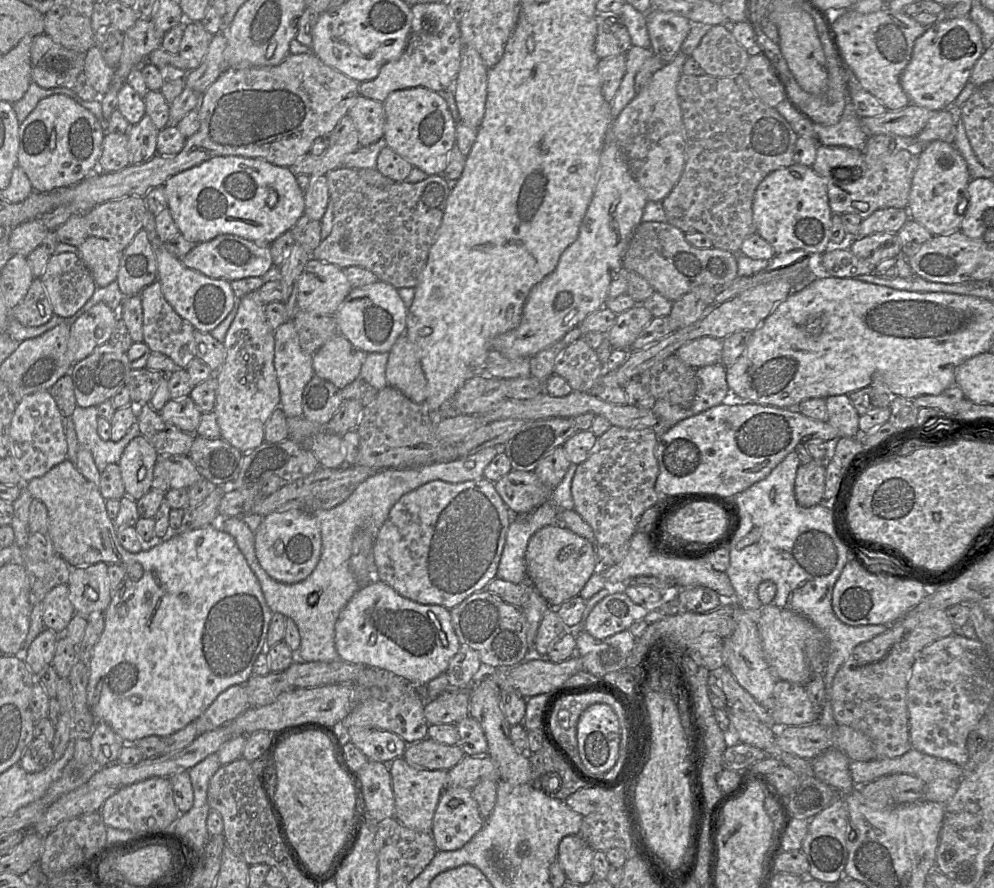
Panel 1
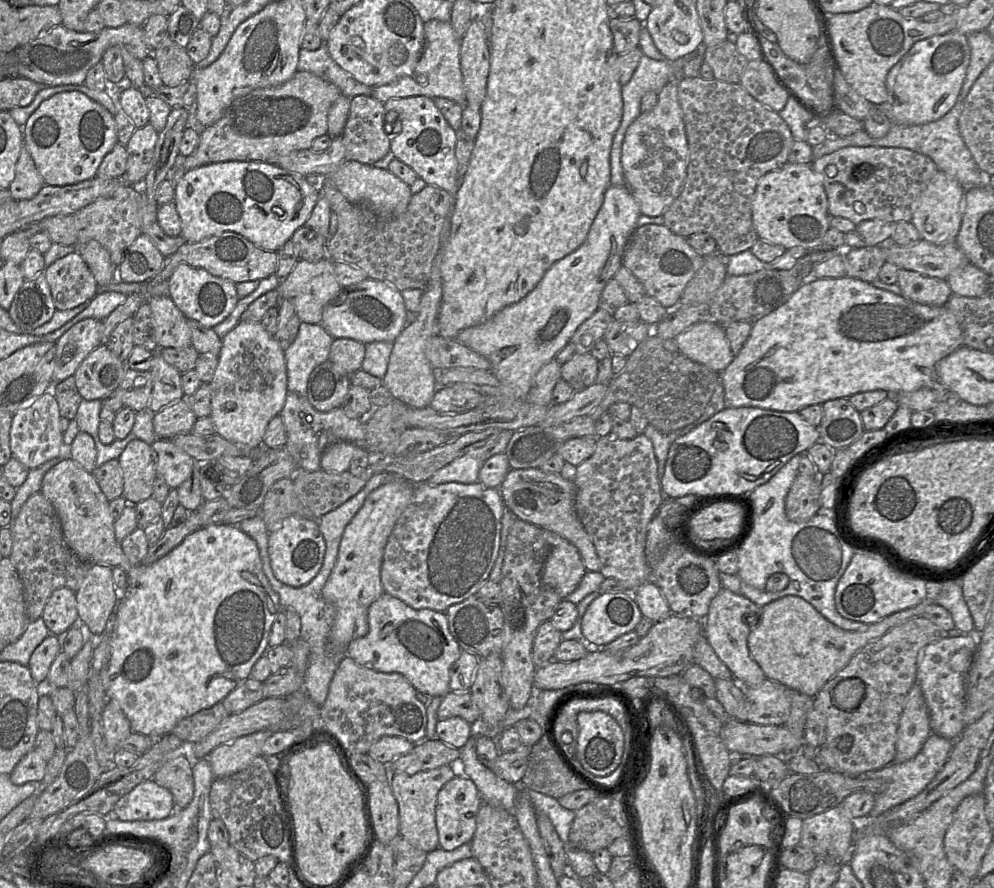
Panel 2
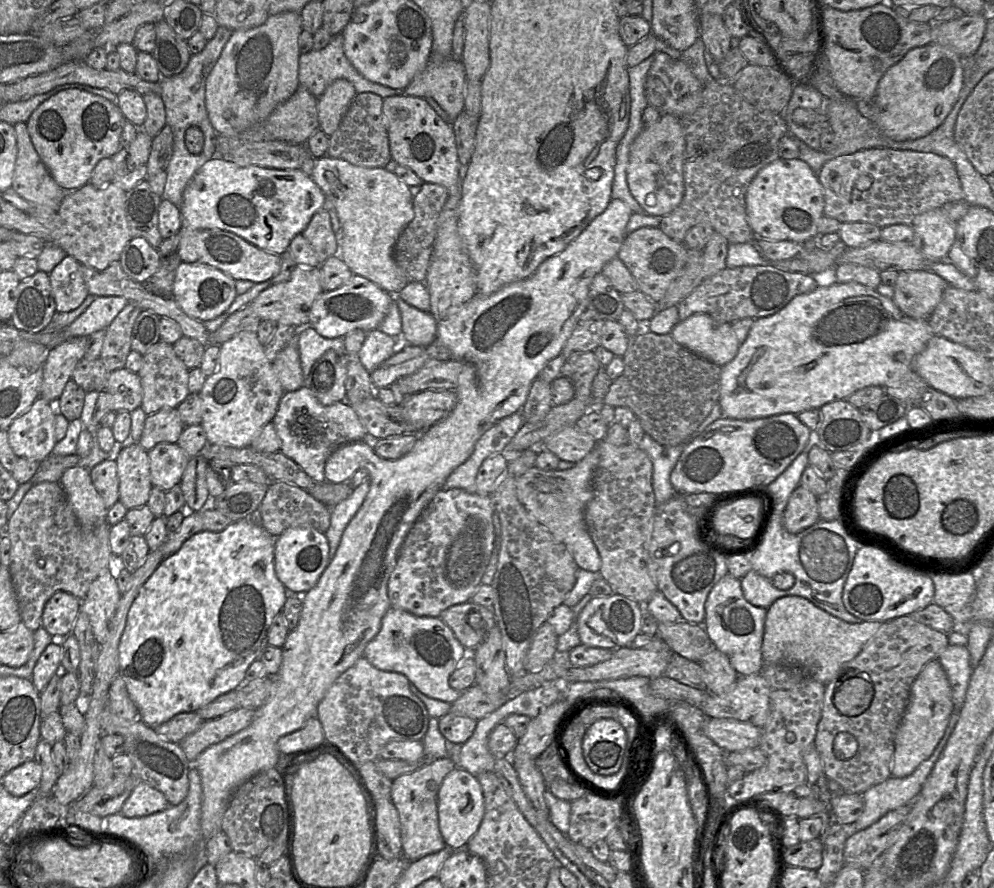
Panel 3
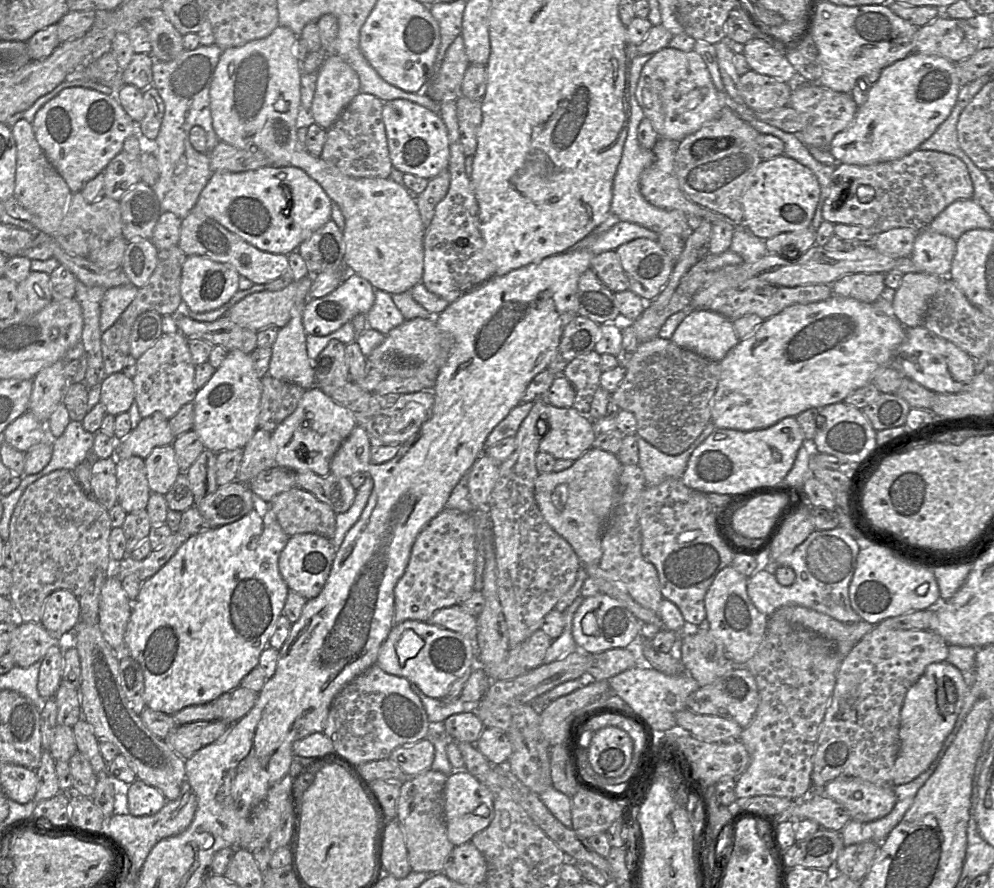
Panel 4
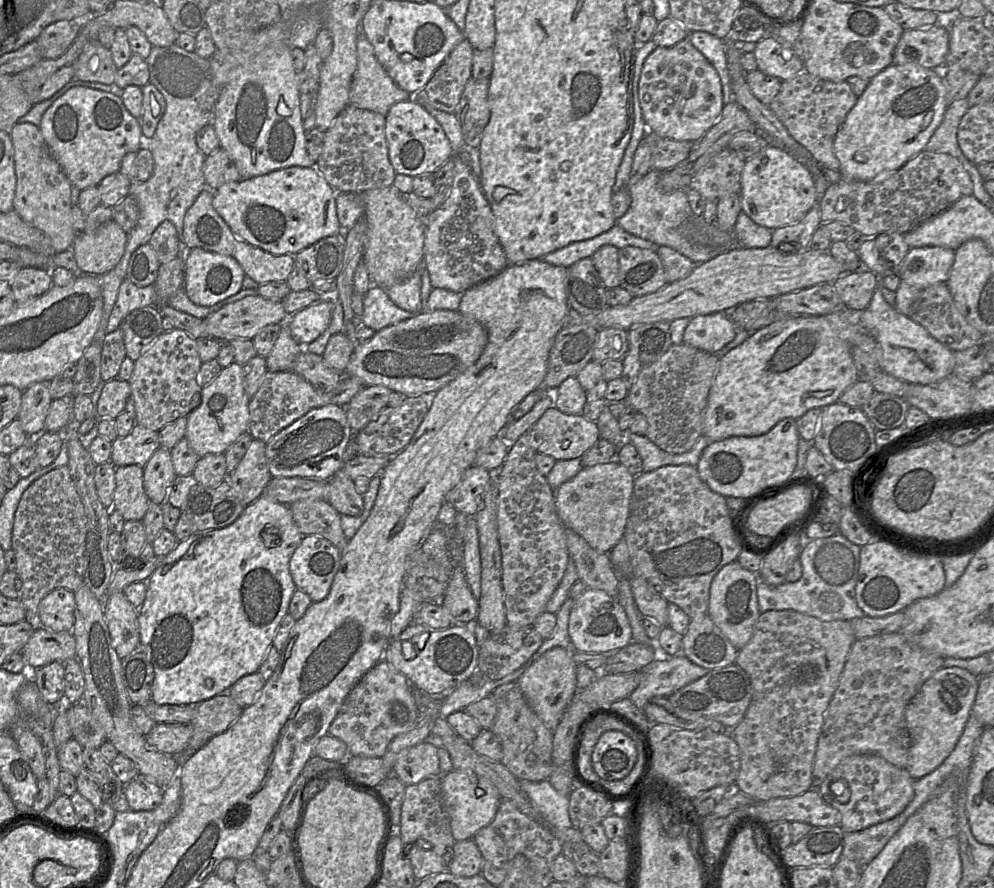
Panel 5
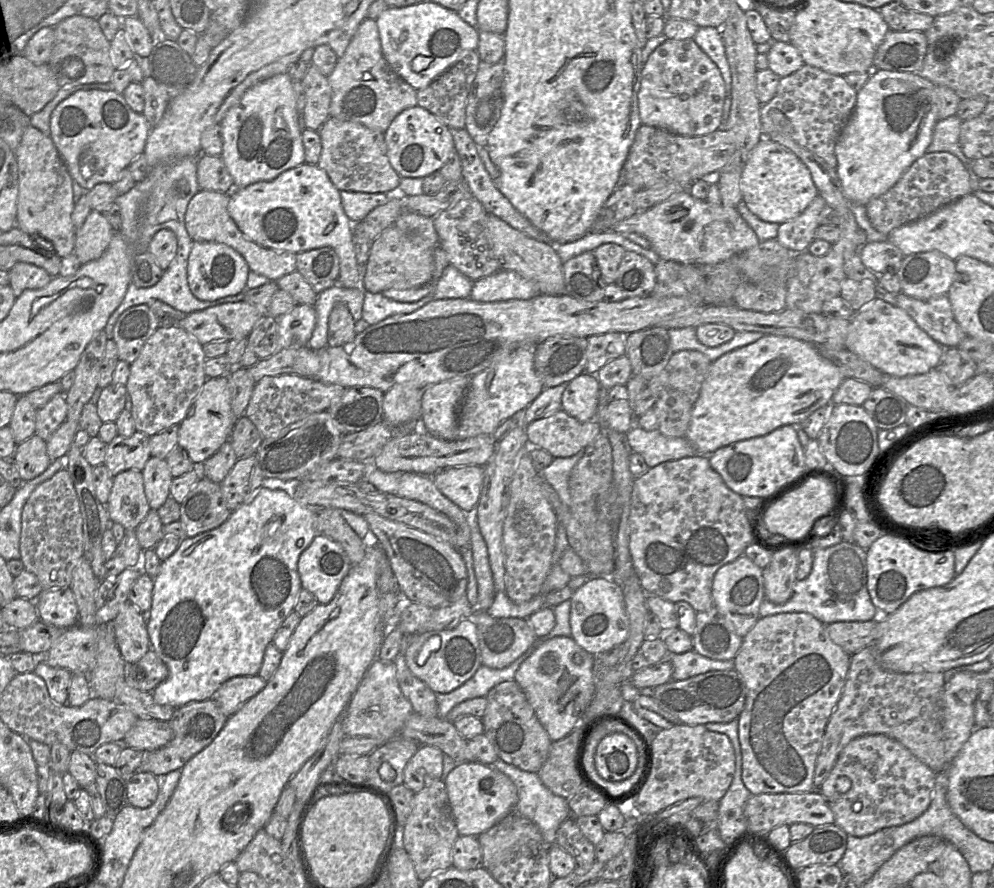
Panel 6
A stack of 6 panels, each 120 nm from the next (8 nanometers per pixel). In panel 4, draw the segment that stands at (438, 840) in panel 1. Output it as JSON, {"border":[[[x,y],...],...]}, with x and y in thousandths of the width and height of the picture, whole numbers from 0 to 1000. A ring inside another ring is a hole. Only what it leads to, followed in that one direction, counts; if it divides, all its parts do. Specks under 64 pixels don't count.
{"border":[[[458,866],[448,880],[446,913],[451,945],[457,953],[461,953],[474,947],[478,939],[492,930],[497,920],[496,896],[494,891],[469,866]]]}

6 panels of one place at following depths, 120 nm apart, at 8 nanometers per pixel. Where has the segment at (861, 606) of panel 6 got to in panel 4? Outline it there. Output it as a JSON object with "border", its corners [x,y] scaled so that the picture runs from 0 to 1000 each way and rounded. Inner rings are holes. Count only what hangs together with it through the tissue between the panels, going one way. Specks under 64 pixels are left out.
{"border":[[[846,592],[834,597],[819,597],[796,624],[780,632],[780,636],[799,642],[801,651],[798,658],[786,659],[778,640],[771,640],[753,650],[752,669],[760,684],[771,694],[777,694],[788,682],[802,681],[832,691],[848,702],[863,700],[867,697],[856,684],[854,658],[864,620],[862,608]]]}

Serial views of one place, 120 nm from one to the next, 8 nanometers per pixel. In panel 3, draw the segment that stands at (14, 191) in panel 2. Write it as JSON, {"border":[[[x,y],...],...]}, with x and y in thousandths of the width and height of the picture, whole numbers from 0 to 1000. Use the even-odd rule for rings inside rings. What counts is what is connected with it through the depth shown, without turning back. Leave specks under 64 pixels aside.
{"border":[[[26,139],[14,141],[17,179],[11,213],[29,229],[58,236],[65,215],[55,205],[36,171]]]}

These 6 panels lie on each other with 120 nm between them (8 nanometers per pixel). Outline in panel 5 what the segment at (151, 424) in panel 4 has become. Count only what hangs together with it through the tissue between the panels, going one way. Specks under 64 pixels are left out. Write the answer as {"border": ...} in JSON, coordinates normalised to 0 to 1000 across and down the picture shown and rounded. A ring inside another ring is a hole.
{"border":[[[136,477],[128,491],[114,495],[111,520],[116,526],[133,523],[145,526],[160,503],[159,485]]]}

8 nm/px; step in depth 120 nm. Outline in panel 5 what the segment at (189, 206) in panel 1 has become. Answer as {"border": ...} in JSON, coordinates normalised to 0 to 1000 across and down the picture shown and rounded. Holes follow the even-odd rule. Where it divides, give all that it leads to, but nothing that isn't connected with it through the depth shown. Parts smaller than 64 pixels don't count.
{"border":[[[292,187],[240,204],[227,205],[214,214],[213,231],[235,265],[276,287],[298,287],[320,270],[340,264],[343,255],[338,238],[339,215],[318,188]]]}

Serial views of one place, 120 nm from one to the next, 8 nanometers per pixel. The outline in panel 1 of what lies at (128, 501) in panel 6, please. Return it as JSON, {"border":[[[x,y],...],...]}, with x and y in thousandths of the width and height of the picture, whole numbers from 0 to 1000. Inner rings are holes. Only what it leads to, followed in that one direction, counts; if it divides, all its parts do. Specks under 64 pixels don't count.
{"border":[[[144,490],[137,491],[129,499],[120,519],[128,559],[140,563],[153,551],[159,514],[155,502]]]}

